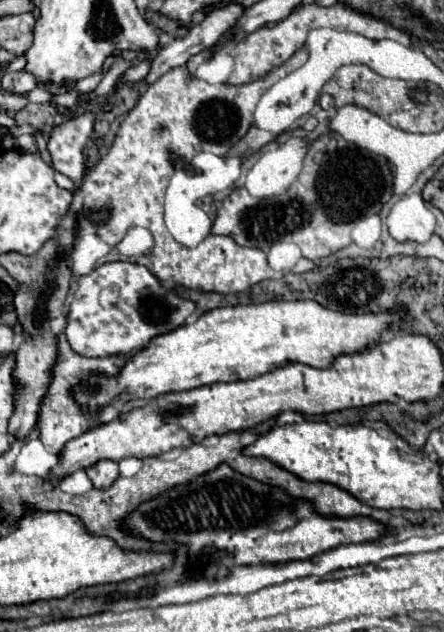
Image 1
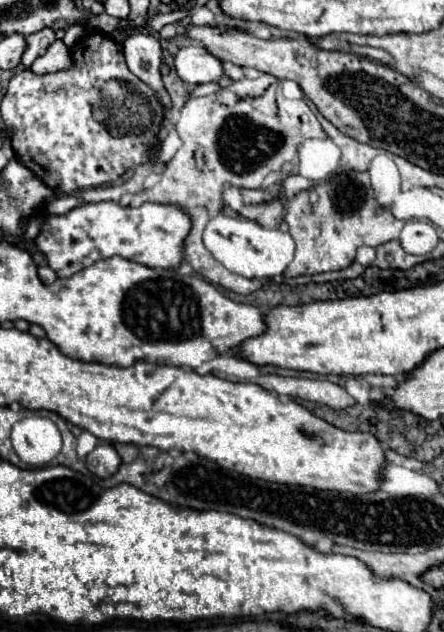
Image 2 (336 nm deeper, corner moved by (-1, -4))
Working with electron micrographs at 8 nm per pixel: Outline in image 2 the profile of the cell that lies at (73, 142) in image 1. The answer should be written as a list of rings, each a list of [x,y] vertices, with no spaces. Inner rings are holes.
[[[91,33],[77,43],[73,49],[73,67],[67,71],[39,77],[31,69],[21,69],[9,81],[7,95],[1,101],[1,115],[13,133],[11,143],[17,159],[57,193],[97,187],[115,181],[131,167],[147,163],[147,145],[153,141],[153,133],[159,129],[161,113],[161,105],[155,101],[151,89],[137,77],[129,75],[121,43],[105,37],[103,33]]]

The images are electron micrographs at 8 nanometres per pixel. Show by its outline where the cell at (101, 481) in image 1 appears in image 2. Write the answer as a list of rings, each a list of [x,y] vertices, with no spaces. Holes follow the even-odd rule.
[[[99,443],[89,455],[87,455],[87,461],[85,461],[87,469],[101,477],[101,479],[107,479],[111,477],[119,465],[121,465],[121,457],[117,455],[117,451],[113,449],[111,443]]]

